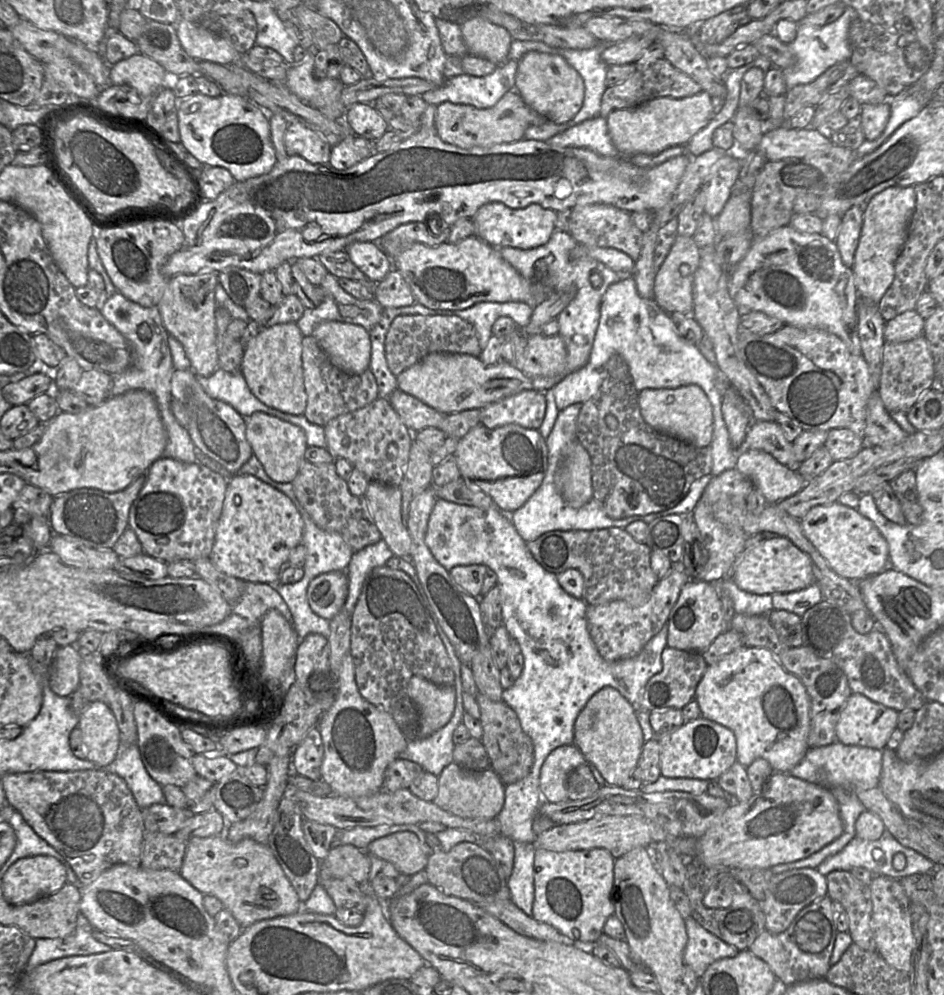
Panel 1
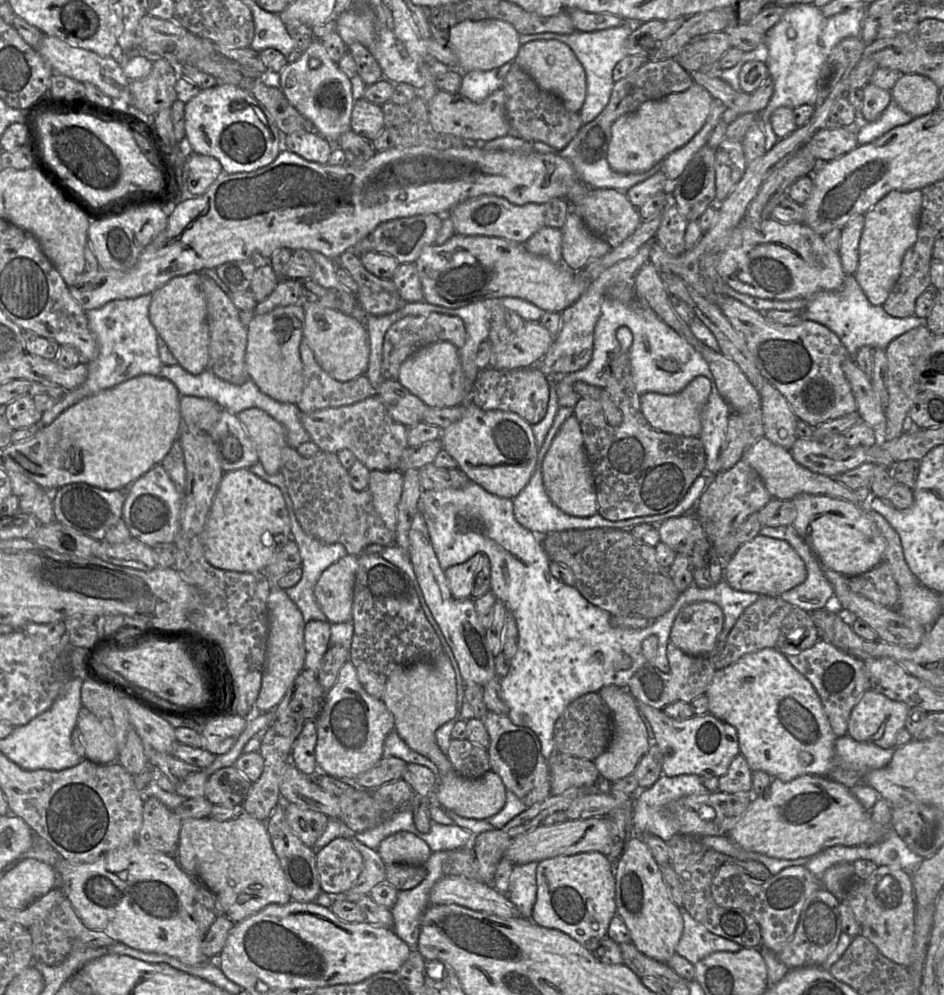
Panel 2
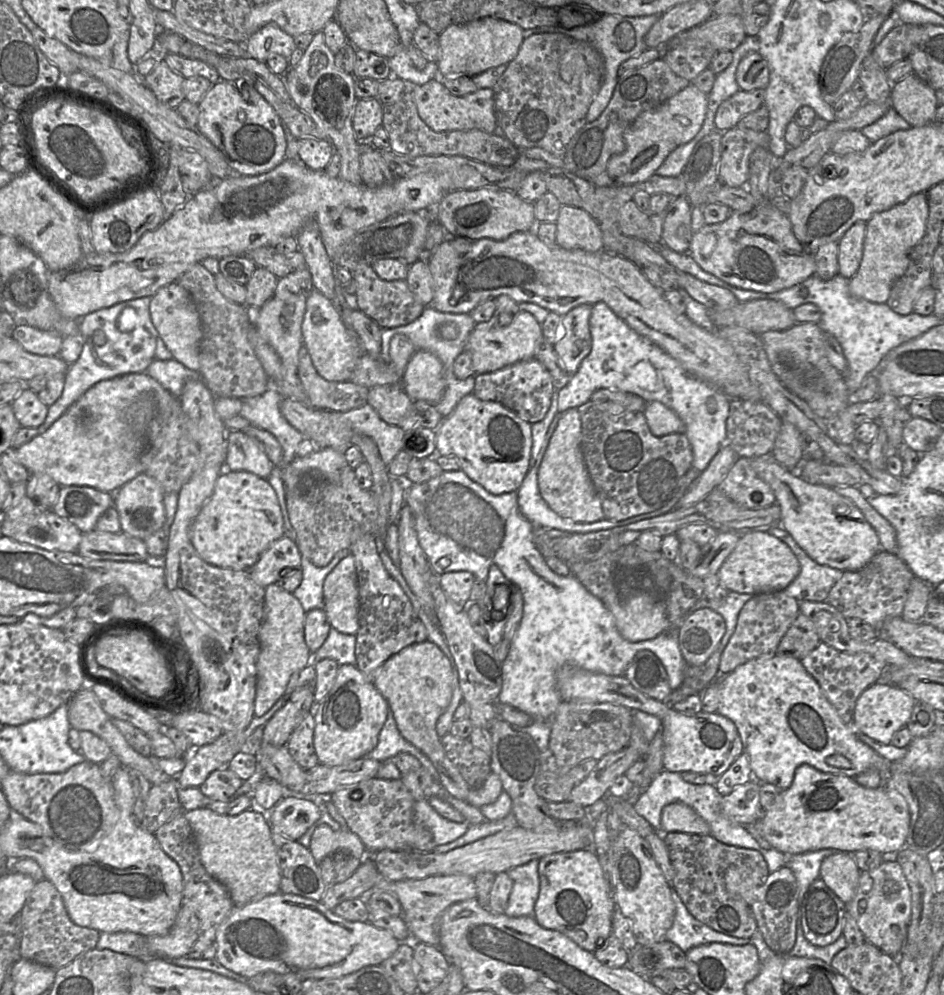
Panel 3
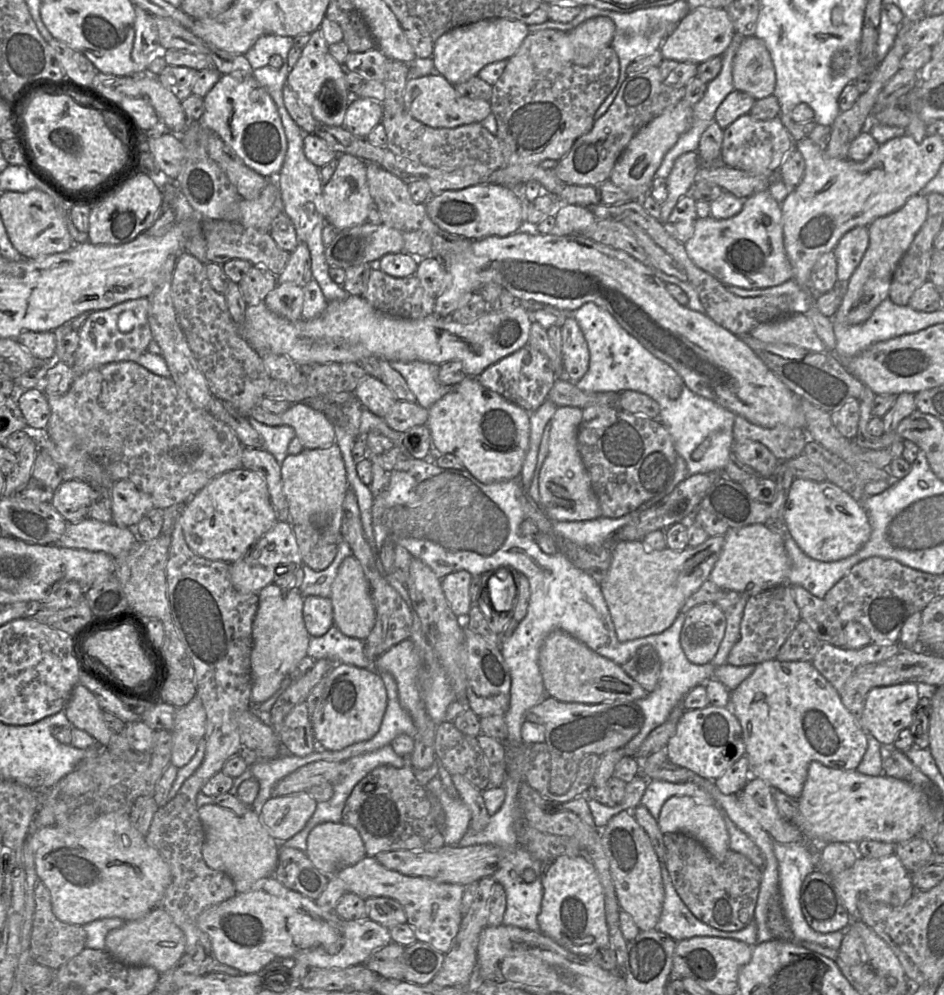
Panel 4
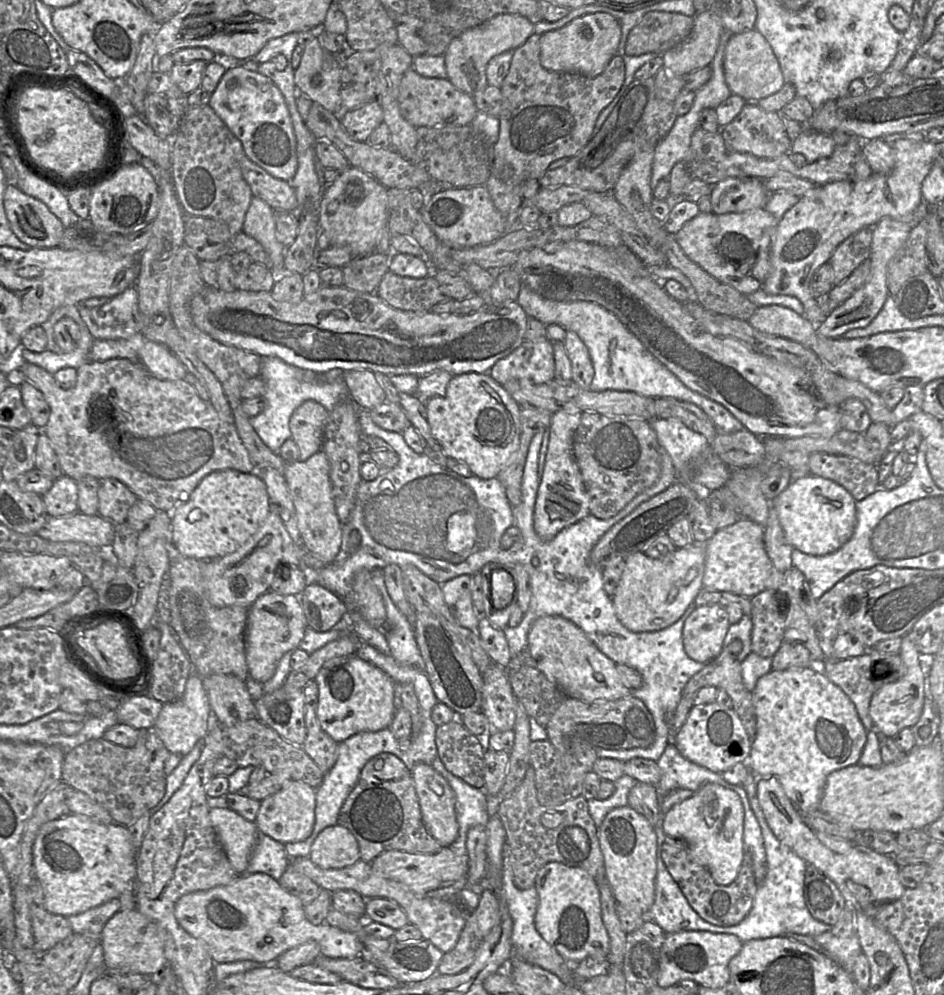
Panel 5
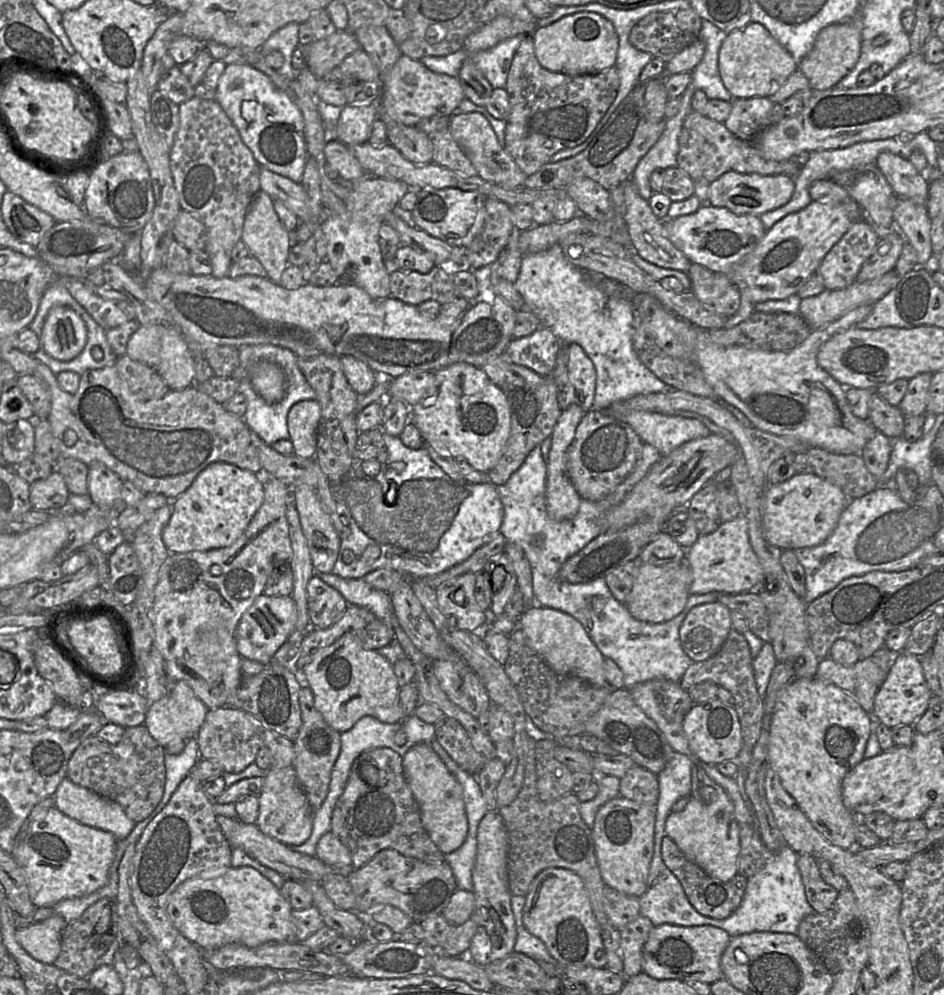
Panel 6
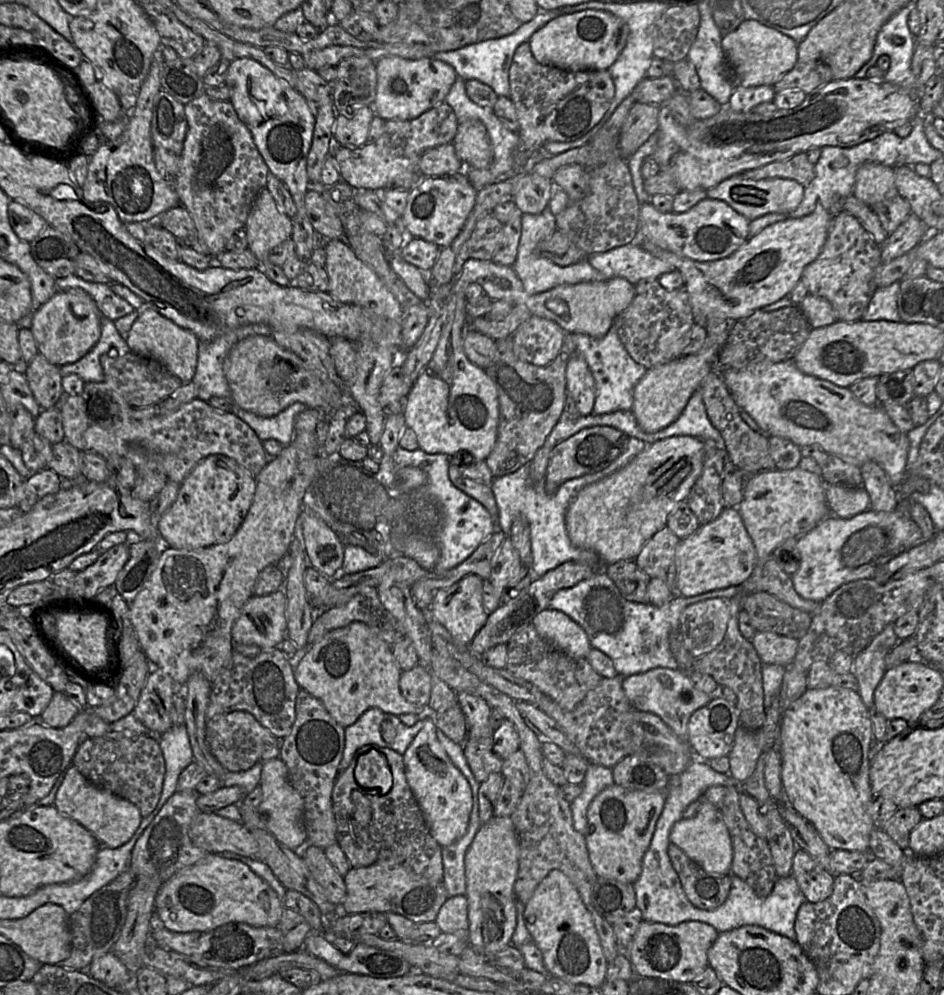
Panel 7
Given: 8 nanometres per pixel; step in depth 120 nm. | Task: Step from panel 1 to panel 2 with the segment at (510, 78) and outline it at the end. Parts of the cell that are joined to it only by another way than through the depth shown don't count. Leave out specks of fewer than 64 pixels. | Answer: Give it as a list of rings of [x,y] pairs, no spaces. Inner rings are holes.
[[[513,61],[491,70],[475,70],[463,73],[458,94],[476,103],[483,102],[495,90],[502,88],[512,63]]]

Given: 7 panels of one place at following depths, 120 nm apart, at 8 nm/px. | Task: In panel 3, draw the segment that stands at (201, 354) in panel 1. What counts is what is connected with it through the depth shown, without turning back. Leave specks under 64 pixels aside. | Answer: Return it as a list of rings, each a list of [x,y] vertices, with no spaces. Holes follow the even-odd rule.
[[[177,282],[161,287],[151,297],[150,316],[158,335],[172,353],[173,358],[188,369],[200,371],[199,347],[202,339],[202,325],[190,293]]]

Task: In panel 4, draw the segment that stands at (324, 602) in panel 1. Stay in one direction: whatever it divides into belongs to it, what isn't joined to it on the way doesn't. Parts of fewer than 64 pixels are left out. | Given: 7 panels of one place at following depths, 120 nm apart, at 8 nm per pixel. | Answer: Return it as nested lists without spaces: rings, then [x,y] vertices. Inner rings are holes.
[[[354,556],[346,557],[341,563],[331,586],[330,600],[334,625],[346,636],[364,641],[375,625],[376,615],[369,583],[361,564]]]

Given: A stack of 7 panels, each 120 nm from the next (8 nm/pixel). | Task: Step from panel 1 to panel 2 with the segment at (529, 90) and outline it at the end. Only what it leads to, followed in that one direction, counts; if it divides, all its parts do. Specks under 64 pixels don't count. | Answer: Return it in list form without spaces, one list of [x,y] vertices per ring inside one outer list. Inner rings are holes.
[[[535,40],[518,50],[514,62],[544,91],[557,95],[567,111],[580,112],[586,98],[586,75],[573,51],[558,40]]]

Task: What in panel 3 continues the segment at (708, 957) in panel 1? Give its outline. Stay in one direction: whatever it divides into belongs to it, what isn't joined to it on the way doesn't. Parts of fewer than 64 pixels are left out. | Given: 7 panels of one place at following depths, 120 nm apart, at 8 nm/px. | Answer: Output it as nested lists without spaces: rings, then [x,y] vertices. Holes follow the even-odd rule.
[[[672,886],[671,895],[675,903],[675,915],[673,924],[666,933],[666,939],[677,945],[683,952],[686,953],[694,947],[709,943],[735,946],[750,943],[750,939],[737,938],[717,932],[695,919]]]

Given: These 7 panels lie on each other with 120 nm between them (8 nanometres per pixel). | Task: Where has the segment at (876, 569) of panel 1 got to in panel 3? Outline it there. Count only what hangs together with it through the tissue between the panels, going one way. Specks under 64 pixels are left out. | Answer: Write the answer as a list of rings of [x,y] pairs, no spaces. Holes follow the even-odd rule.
[[[765,454],[750,459],[756,474],[773,490],[776,503],[781,509],[782,525],[798,545],[817,563],[842,571],[857,571],[881,551],[879,537],[860,509],[848,498],[839,495],[834,488],[821,484],[812,484],[785,469],[772,454]]]

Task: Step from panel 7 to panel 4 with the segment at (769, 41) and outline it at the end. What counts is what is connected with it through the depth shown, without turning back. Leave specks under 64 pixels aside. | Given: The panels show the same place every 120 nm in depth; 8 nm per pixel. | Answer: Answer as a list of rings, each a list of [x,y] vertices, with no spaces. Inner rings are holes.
[[[745,37],[733,59],[732,79],[735,90],[745,92],[755,100],[773,95],[775,69],[765,43],[755,37]]]

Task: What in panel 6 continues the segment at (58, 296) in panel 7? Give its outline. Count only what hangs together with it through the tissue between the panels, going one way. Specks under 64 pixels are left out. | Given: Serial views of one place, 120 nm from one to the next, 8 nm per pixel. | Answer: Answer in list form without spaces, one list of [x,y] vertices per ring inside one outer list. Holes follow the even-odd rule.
[[[53,307],[46,316],[41,333],[41,347],[49,356],[69,361],[79,355],[87,342],[87,327],[70,307]]]

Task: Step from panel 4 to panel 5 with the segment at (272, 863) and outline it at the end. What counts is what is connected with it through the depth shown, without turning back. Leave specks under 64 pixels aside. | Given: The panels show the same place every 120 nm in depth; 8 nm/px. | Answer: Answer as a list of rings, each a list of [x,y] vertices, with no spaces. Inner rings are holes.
[[[230,808],[210,809],[210,819],[218,840],[238,875],[246,874],[260,833],[250,822]]]

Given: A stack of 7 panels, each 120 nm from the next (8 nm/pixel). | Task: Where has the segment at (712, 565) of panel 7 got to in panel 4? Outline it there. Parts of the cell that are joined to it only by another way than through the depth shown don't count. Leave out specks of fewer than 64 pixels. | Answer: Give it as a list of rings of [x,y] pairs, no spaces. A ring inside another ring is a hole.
[[[752,524],[741,528],[731,528],[723,535],[724,545],[708,580],[722,590],[730,590],[741,596],[754,596],[768,589],[788,584],[790,562],[781,536],[764,524]]]

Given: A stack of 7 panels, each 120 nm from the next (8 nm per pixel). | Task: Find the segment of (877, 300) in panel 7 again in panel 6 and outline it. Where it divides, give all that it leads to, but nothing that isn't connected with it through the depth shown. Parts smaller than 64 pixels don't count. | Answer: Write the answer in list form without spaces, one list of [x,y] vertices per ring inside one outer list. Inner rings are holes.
[[[896,288],[876,301],[871,313],[855,327],[859,329],[879,329],[884,327],[913,328],[913,324],[904,320],[896,306]]]

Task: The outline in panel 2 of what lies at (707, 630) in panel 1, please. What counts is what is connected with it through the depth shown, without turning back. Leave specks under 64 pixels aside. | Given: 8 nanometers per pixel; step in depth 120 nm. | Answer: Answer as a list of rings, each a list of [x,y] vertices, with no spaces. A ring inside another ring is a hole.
[[[694,602],[677,614],[669,642],[691,656],[707,656],[723,629],[724,614],[713,602]]]

